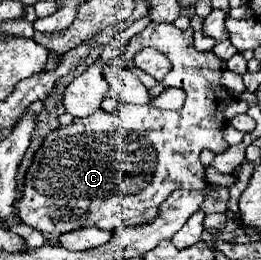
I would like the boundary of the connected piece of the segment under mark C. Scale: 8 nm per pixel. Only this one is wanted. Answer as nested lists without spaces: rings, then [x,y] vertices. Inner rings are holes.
[[[148,24],[140,34],[128,40],[122,58],[126,66],[138,76],[138,80],[148,88],[150,96],[160,96],[166,88],[182,88],[186,92],[186,102],[176,112],[164,112],[152,104],[132,106],[122,104],[116,114],[108,112],[94,112],[88,118],[74,120],[66,128],[58,128],[50,132],[36,152],[32,166],[26,174],[24,196],[16,202],[18,216],[24,224],[40,230],[46,236],[60,236],[64,232],[72,232],[78,228],[96,226],[100,230],[118,230],[124,226],[140,226],[156,218],[160,204],[178,188],[186,190],[204,190],[204,166],[200,162],[200,152],[204,148],[220,154],[228,148],[222,134],[226,128],[226,106],[234,100],[230,92],[226,92],[220,84],[220,76],[224,72],[222,60],[218,60],[212,52],[196,52],[192,44],[192,28],[178,30],[174,24]],[[142,48],[156,48],[168,56],[172,62],[172,72],[164,76],[164,80],[154,80],[146,72],[138,70],[132,62],[134,54]]]

